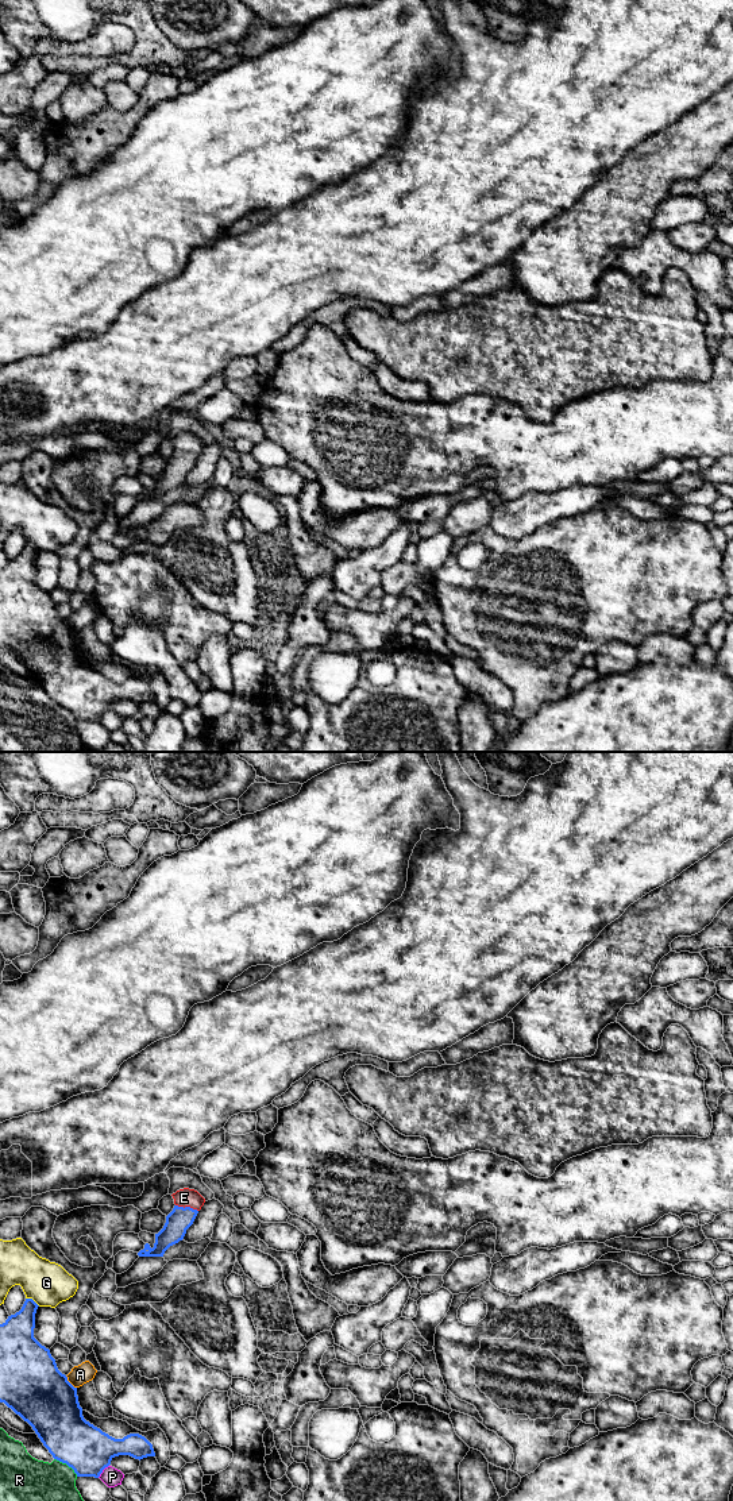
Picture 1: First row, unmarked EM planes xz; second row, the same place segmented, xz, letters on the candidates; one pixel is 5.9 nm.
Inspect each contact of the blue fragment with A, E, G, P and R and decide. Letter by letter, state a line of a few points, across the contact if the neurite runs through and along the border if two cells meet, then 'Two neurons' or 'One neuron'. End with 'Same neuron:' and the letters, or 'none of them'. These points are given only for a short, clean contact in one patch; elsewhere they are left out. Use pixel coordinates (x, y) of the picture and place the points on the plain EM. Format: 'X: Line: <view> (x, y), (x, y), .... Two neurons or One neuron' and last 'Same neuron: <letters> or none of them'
A: Two neurons
E: Line: xz (180, 463), (186, 451), (184, 442). One neuron
G: Two neurons
P: Two neurons
R: Two neurons
Same neuron: E

